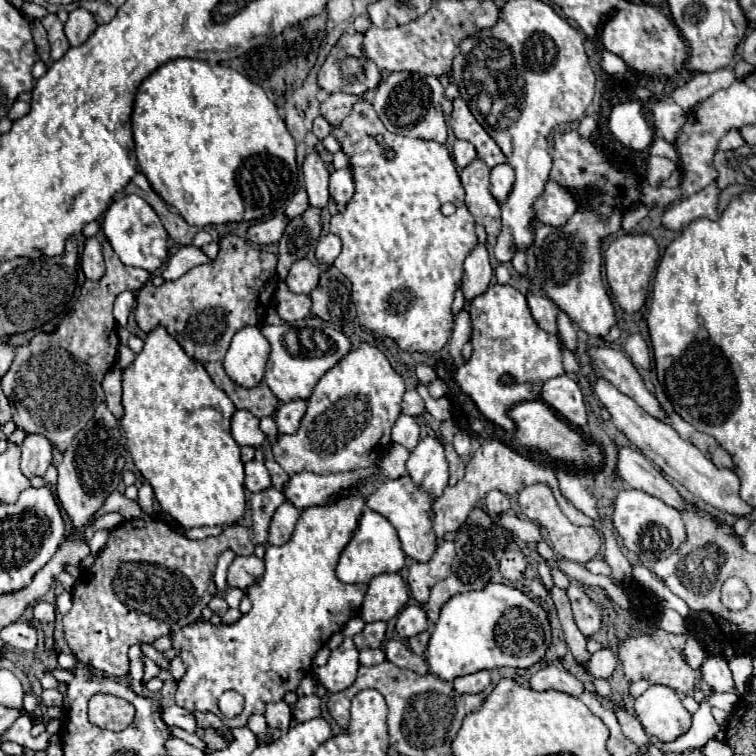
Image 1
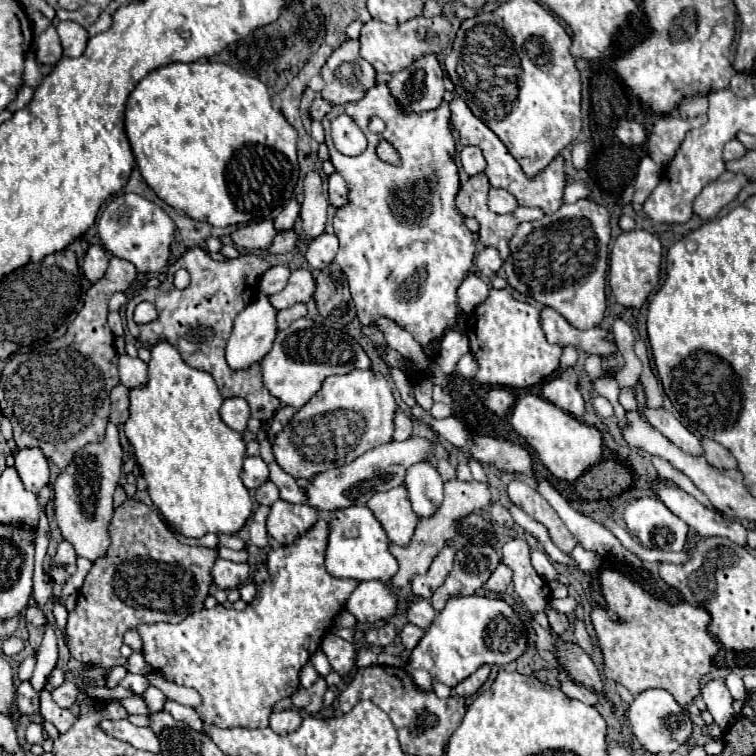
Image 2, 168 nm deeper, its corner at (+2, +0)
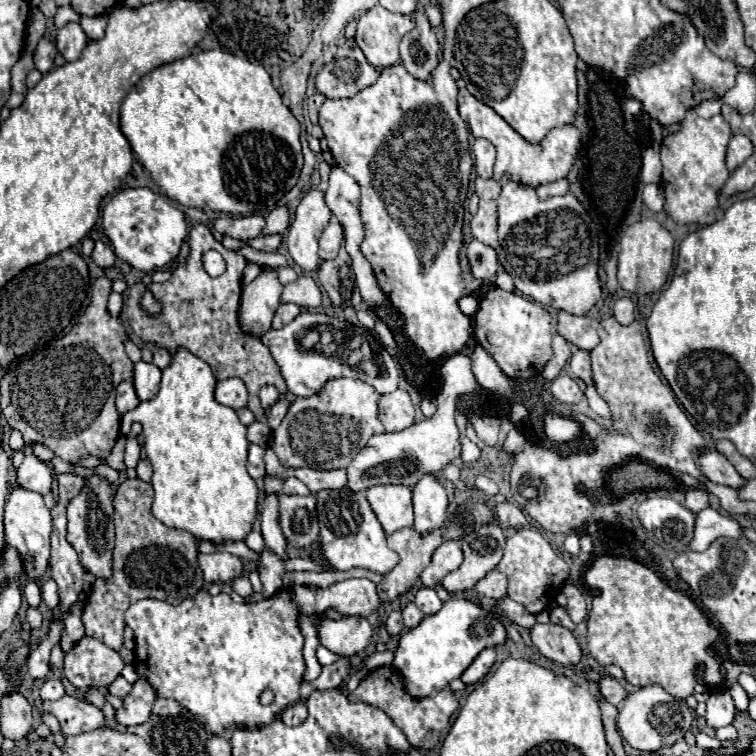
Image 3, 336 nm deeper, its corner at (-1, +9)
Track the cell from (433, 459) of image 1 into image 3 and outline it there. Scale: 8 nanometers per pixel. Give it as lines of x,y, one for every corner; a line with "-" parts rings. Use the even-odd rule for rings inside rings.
424,475
414,487
414,529
420,535
428,535
434,529
442,529
448,515
446,489
434,475

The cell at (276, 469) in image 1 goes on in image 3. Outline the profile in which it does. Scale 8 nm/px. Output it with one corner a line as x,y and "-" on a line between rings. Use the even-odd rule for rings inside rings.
288,477
288,479
284,481
282,493
286,493
286,495
310,495
308,487
306,487
300,479
296,479
296,477

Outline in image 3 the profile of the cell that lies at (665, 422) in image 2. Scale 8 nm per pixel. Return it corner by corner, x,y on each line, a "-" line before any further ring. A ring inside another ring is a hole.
706,449
700,457
698,457
698,465
702,469
702,473
712,481
712,483
720,483
720,485
728,485
732,489
740,489
744,487
746,479
738,475
738,471
732,467
732,463
728,459
724,459
724,455
720,455
716,449

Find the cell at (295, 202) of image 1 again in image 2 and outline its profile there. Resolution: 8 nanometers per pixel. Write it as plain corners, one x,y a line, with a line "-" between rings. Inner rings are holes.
291,200
291,202
281,210
281,214
275,218
275,228
277,228
277,230
289,230
289,228
295,226
297,218
299,218
299,202
297,202
297,200

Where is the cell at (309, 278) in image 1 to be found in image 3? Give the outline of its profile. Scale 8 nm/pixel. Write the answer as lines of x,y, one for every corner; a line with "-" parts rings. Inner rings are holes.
302,275
294,283
284,285
280,301
296,303
300,307
318,307
322,303
322,295
320,295
320,289
314,283
314,279
308,275

